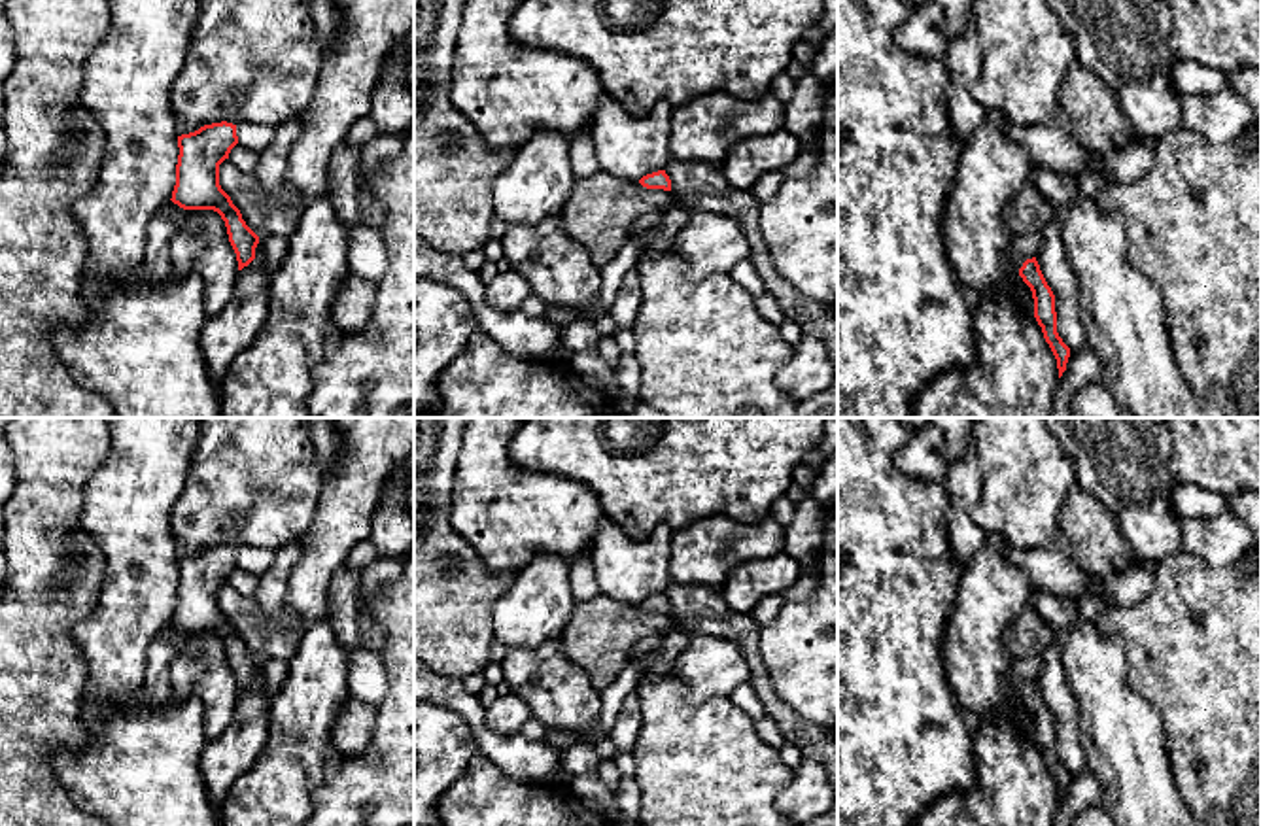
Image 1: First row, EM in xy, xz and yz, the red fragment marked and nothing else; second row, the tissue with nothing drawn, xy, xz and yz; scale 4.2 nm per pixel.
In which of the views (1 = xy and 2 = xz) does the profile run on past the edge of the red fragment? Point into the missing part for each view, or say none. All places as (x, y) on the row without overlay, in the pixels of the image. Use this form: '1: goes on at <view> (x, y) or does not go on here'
1: does not go on here
2: does not go on here

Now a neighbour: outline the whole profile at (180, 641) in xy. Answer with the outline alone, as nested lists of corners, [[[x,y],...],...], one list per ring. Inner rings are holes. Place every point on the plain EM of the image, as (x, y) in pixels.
[[[168,624],[161,635],[168,641],[168,645],[174,648],[174,654],[178,652],[191,652],[191,639],[189,633],[180,631],[172,624]]]

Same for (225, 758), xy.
[[[257,667],[255,682],[244,690],[234,716],[225,731],[208,741],[200,754],[200,773],[210,803],[219,809],[234,781],[242,777],[265,749],[268,737],[268,701],[263,673]]]

